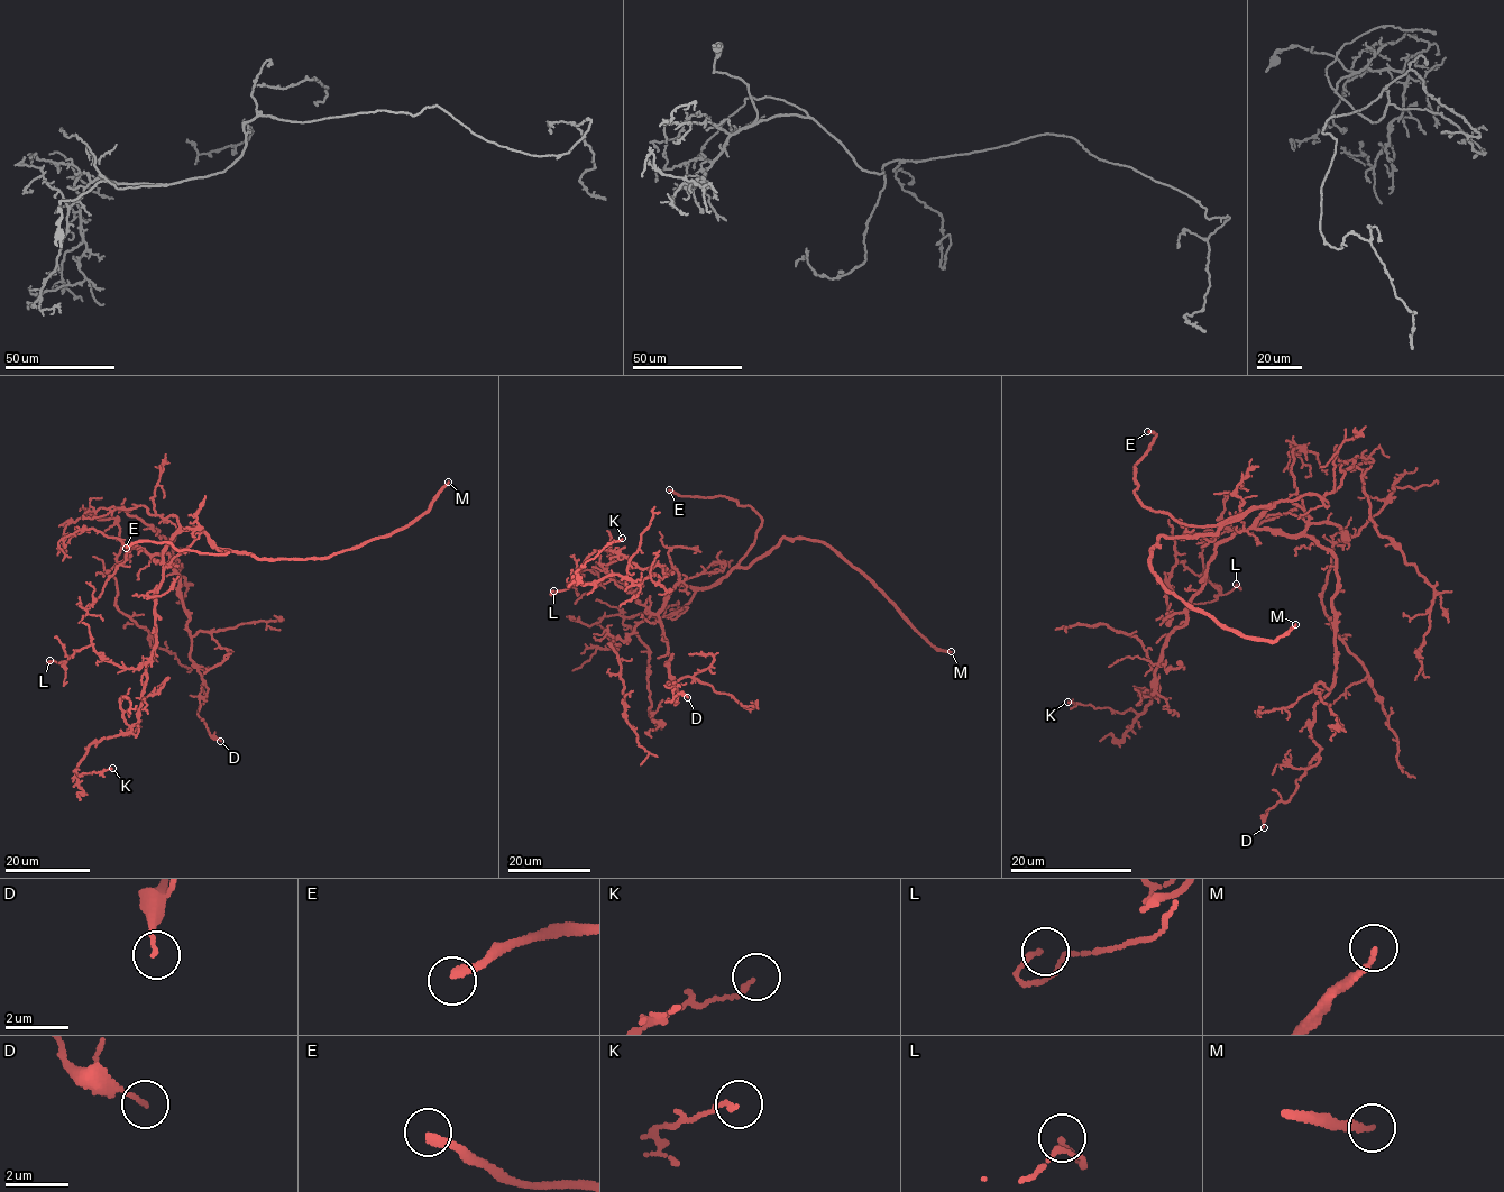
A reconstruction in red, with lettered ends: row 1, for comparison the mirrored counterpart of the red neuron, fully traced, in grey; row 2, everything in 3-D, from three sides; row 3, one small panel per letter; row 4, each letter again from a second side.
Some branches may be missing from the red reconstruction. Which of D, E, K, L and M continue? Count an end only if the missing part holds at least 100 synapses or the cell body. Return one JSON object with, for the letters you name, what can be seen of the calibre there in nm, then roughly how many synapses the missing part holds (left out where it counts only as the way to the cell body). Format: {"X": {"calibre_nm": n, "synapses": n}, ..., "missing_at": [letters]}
{"E": {"calibre_nm": 280}, "M": {"calibre_nm": 110, "synapses": 250}, "missing_at": ["E", "M"]}

